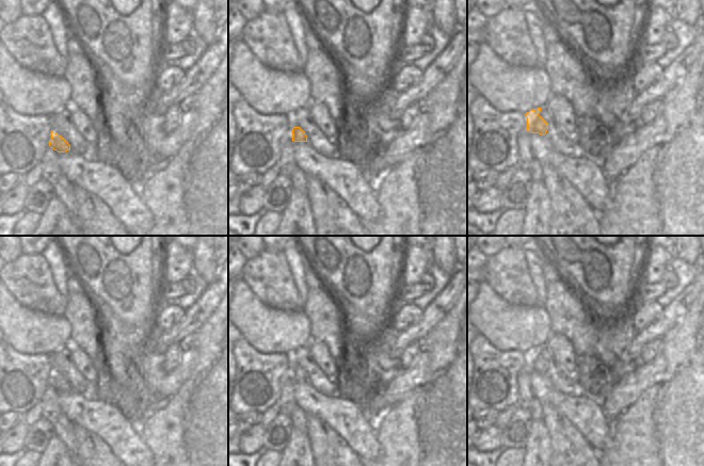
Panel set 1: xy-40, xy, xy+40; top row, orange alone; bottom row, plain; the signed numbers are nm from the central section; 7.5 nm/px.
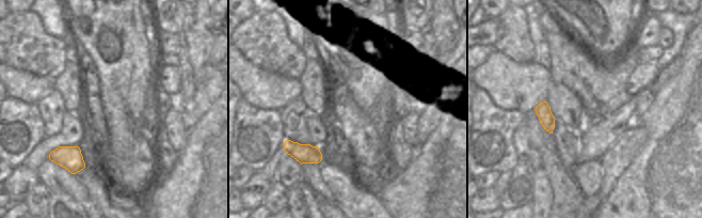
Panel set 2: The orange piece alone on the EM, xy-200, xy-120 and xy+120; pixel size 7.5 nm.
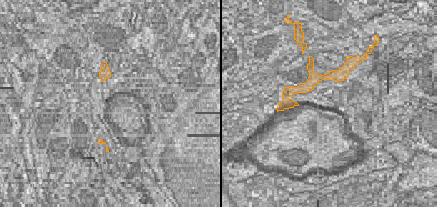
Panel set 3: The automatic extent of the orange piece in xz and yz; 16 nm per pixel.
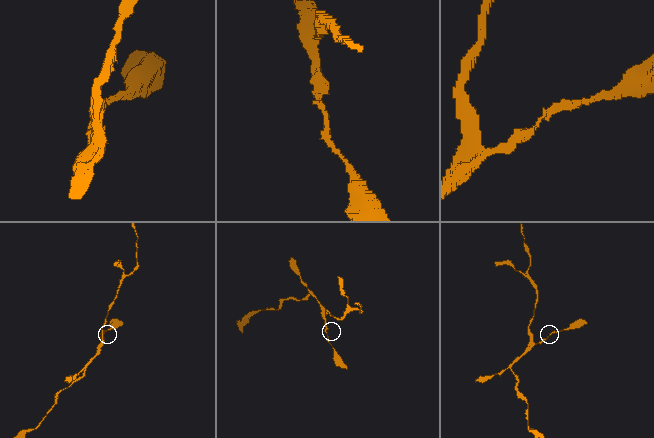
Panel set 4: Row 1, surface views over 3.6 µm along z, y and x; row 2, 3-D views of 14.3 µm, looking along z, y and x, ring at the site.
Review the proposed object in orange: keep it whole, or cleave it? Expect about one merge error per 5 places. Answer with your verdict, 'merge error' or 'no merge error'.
no merge error

